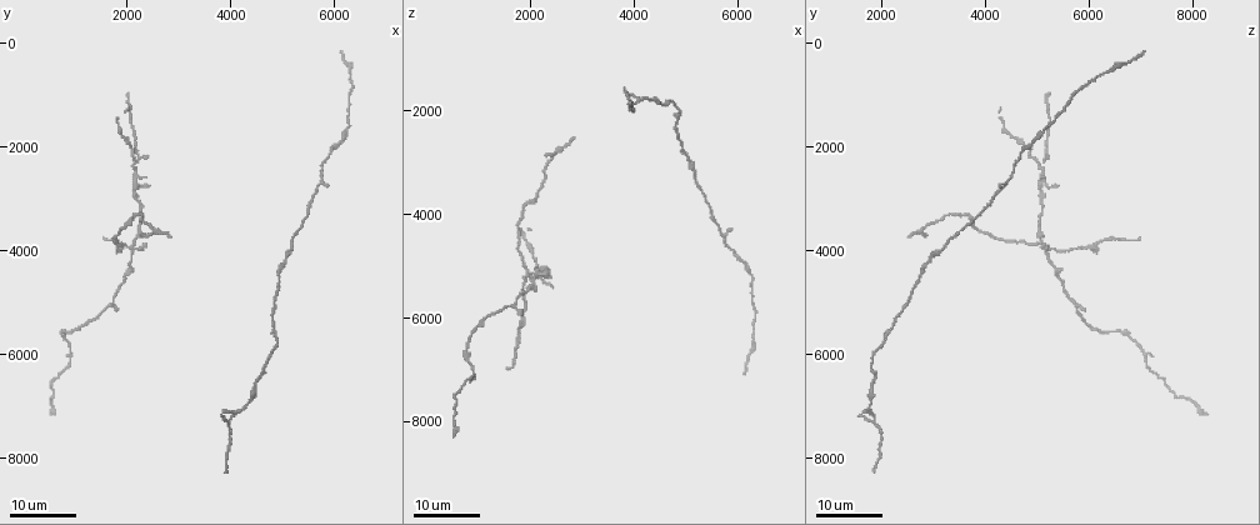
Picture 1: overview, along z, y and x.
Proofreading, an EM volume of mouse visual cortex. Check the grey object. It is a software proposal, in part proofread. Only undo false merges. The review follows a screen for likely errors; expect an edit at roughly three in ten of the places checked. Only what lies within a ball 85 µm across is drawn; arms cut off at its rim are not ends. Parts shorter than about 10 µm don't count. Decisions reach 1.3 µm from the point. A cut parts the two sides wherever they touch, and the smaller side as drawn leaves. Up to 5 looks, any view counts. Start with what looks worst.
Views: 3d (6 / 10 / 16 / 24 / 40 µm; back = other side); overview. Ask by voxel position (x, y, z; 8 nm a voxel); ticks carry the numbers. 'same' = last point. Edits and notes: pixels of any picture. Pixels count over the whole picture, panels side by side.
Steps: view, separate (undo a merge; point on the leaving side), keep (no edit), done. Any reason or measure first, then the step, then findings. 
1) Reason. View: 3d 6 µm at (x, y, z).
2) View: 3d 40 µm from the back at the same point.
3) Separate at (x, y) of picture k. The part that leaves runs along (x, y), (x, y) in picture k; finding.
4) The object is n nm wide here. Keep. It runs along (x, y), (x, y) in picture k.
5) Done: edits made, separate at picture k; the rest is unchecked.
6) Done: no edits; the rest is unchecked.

Four arms meet. View: 3d 16 µm at (2100, 3900, 5150).

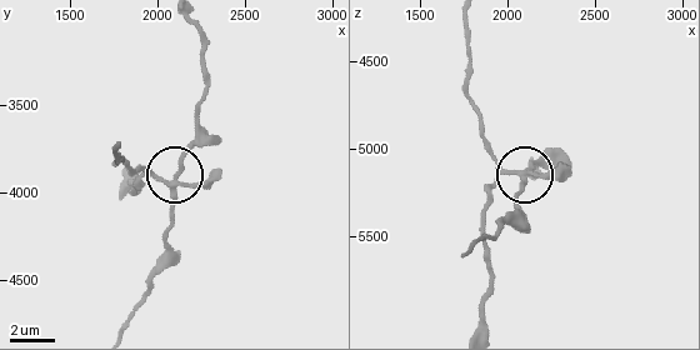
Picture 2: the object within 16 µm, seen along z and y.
Zoom in. View: 3d 6 µm at (2100, 3920, 5140).

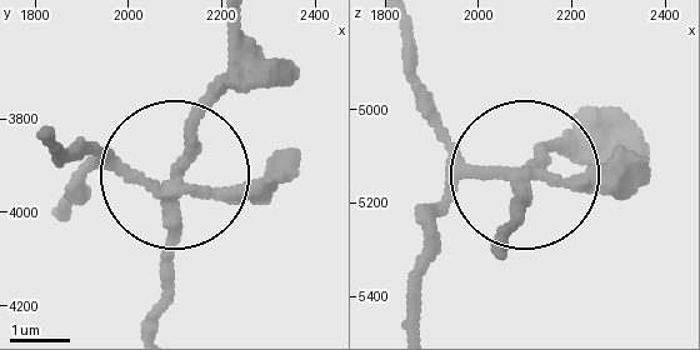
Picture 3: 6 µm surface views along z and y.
The object is 210 nm wide here. Separate at (260, 196) of picture 3. The part that leaves runs along (163, 193), (58, 143) in picture 3; two neurons meet here.

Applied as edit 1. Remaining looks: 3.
Four arms meet. View: 3d 24 µm at (2100, 2500, 5100).

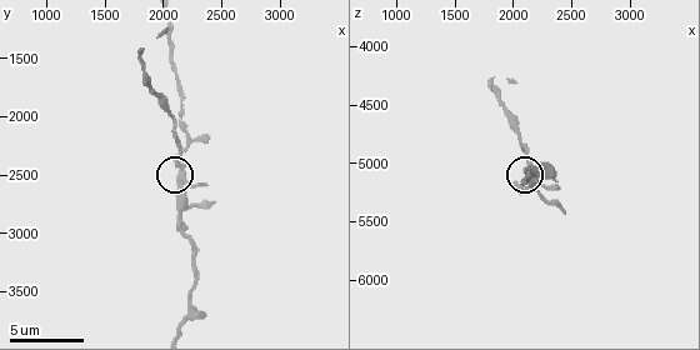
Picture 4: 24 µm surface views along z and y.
View: 3d 6 µm at the same point.

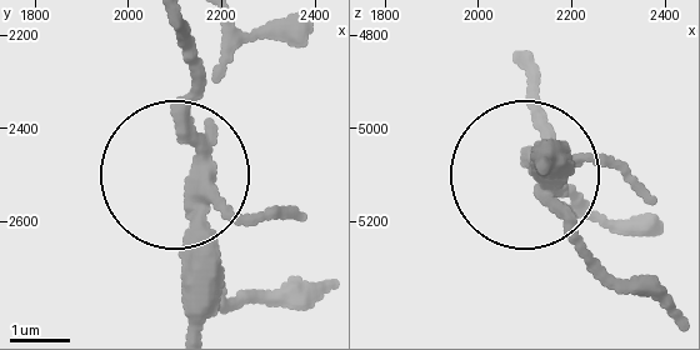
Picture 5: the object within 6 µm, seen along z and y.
The object is 270 nm wide here. Separate at (193, 98) of picture 5. Two neurons meet here.

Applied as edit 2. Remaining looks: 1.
Done: edits made, separate at picture 3, separate at picture 5; the rest is unchecked.

